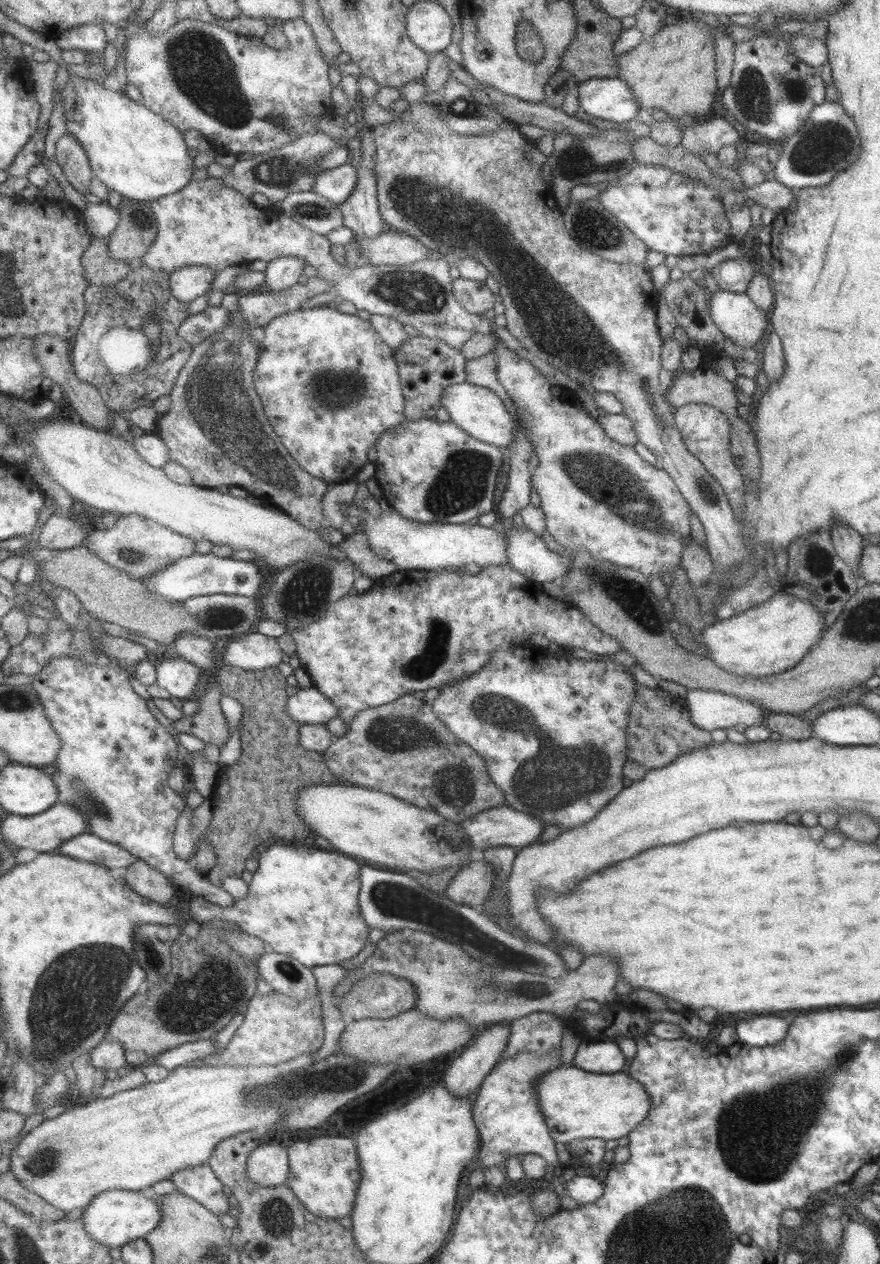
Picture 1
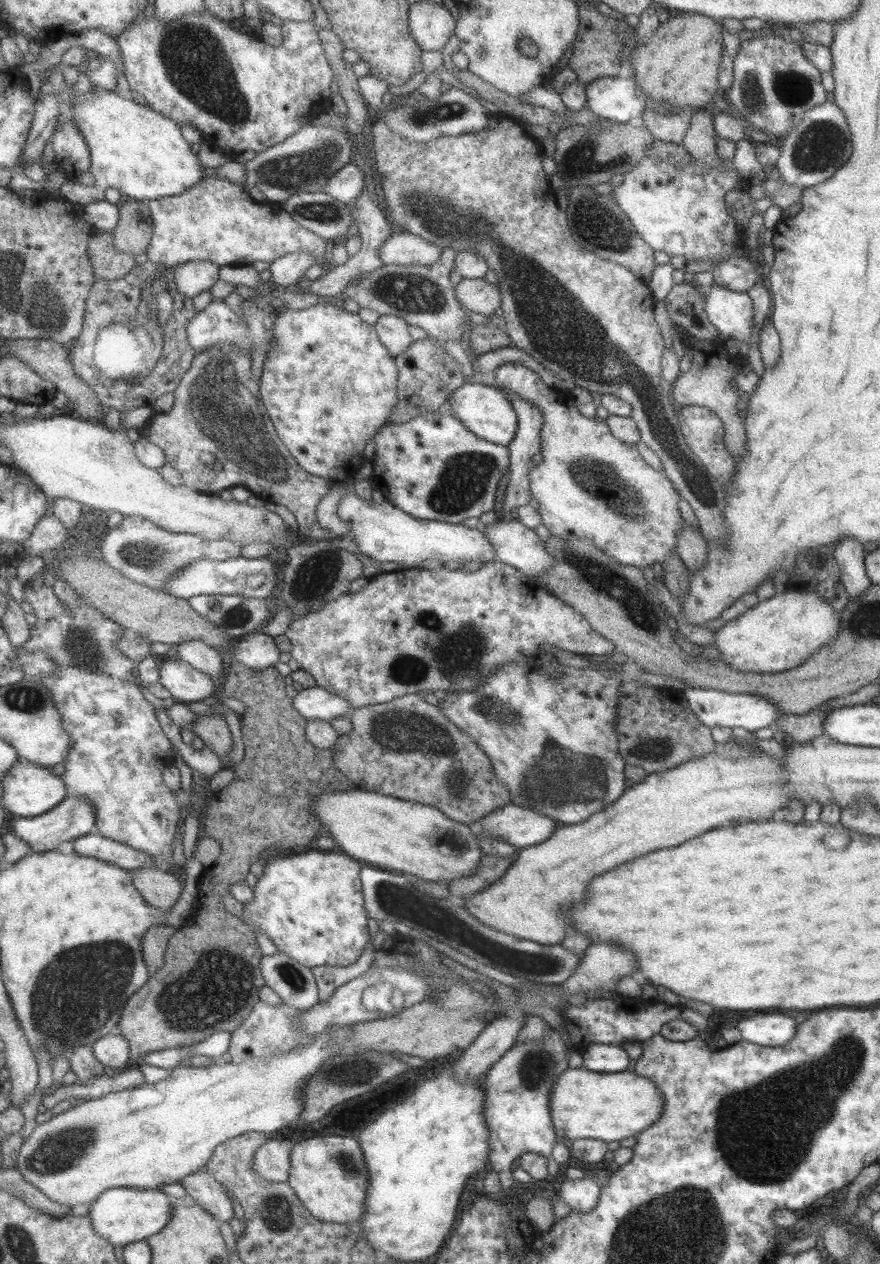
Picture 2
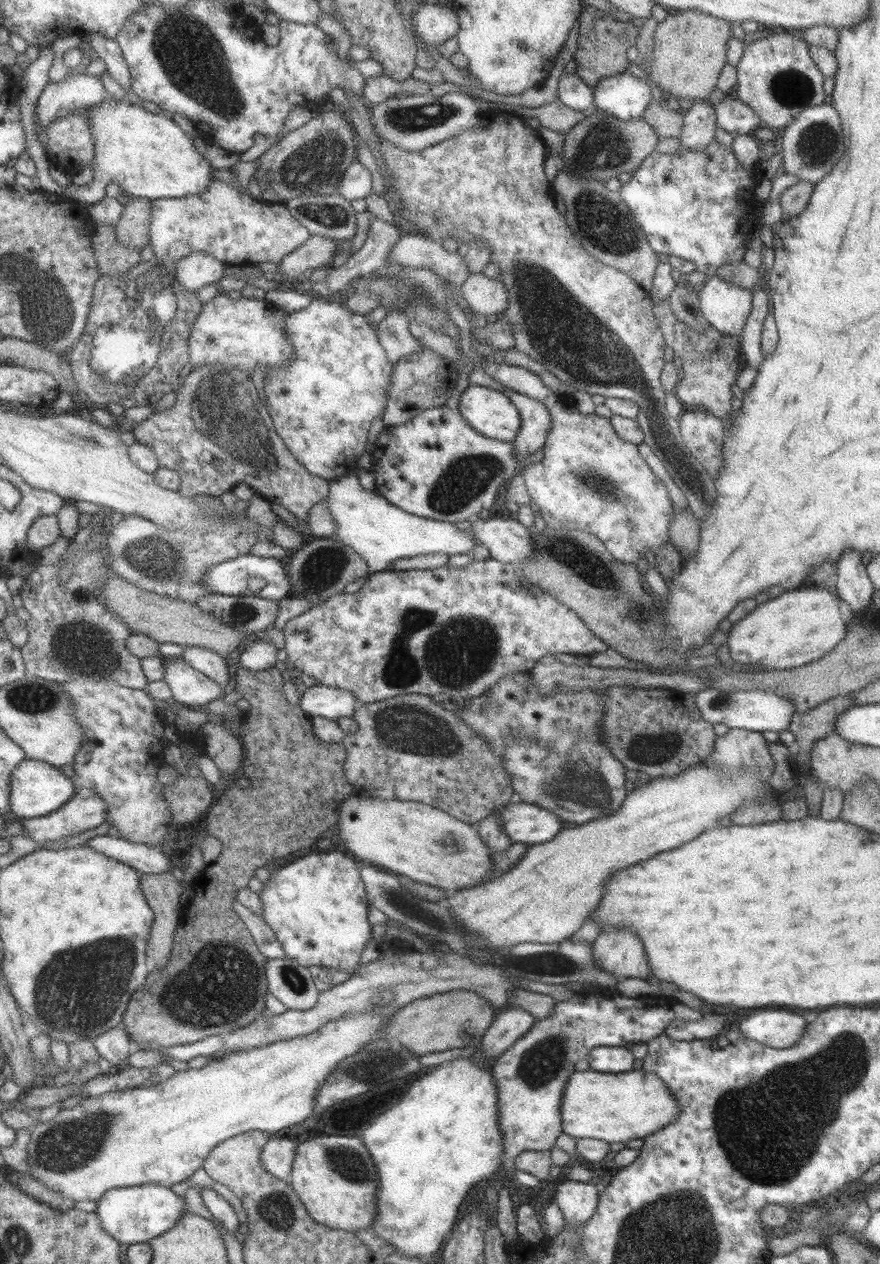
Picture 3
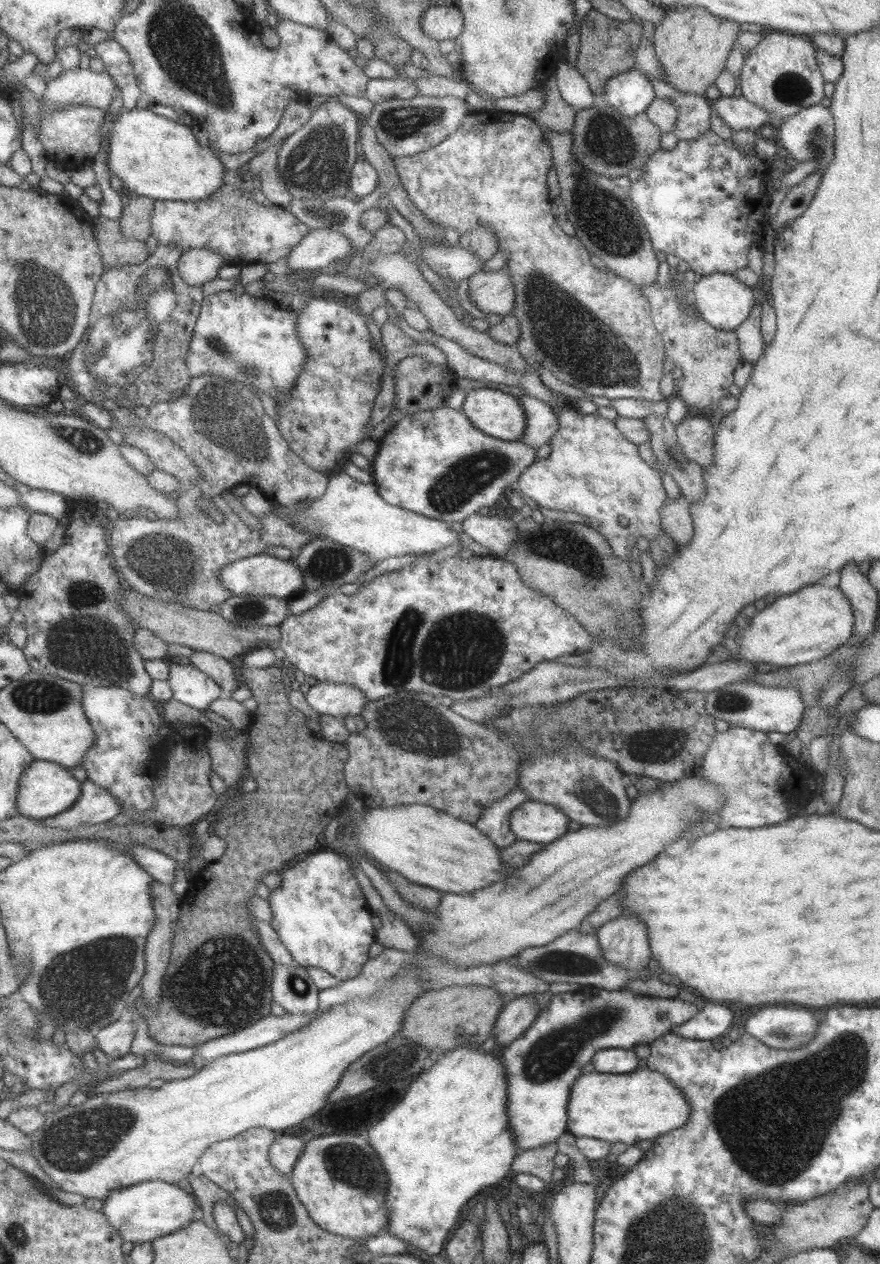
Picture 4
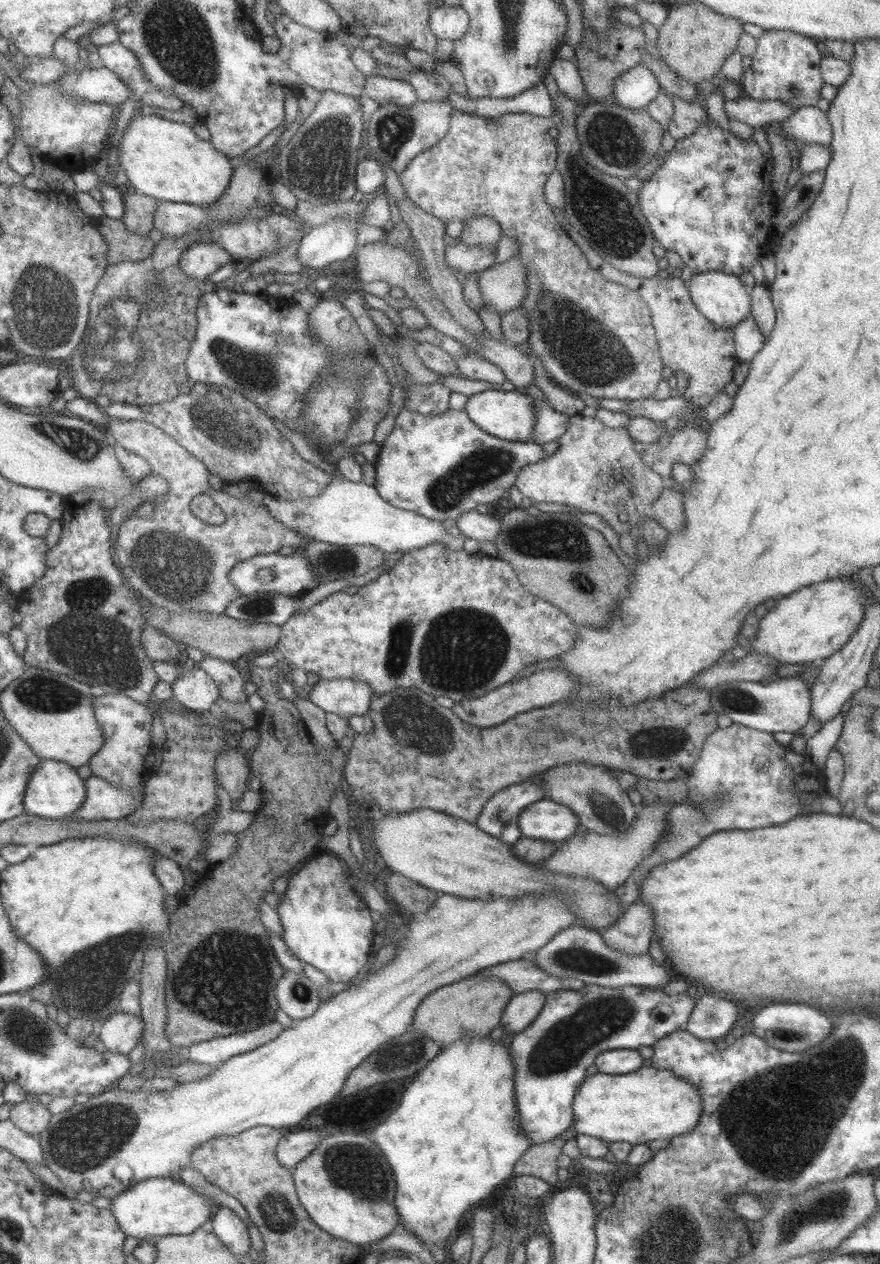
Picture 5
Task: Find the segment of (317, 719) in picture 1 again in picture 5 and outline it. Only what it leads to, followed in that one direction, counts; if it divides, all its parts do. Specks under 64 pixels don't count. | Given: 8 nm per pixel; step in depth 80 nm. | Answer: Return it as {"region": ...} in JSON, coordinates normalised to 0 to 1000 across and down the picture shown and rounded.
{"region":[[[400,537],[363,538],[351,552],[372,564],[383,564],[398,569],[418,565],[425,551],[419,540]]]}

